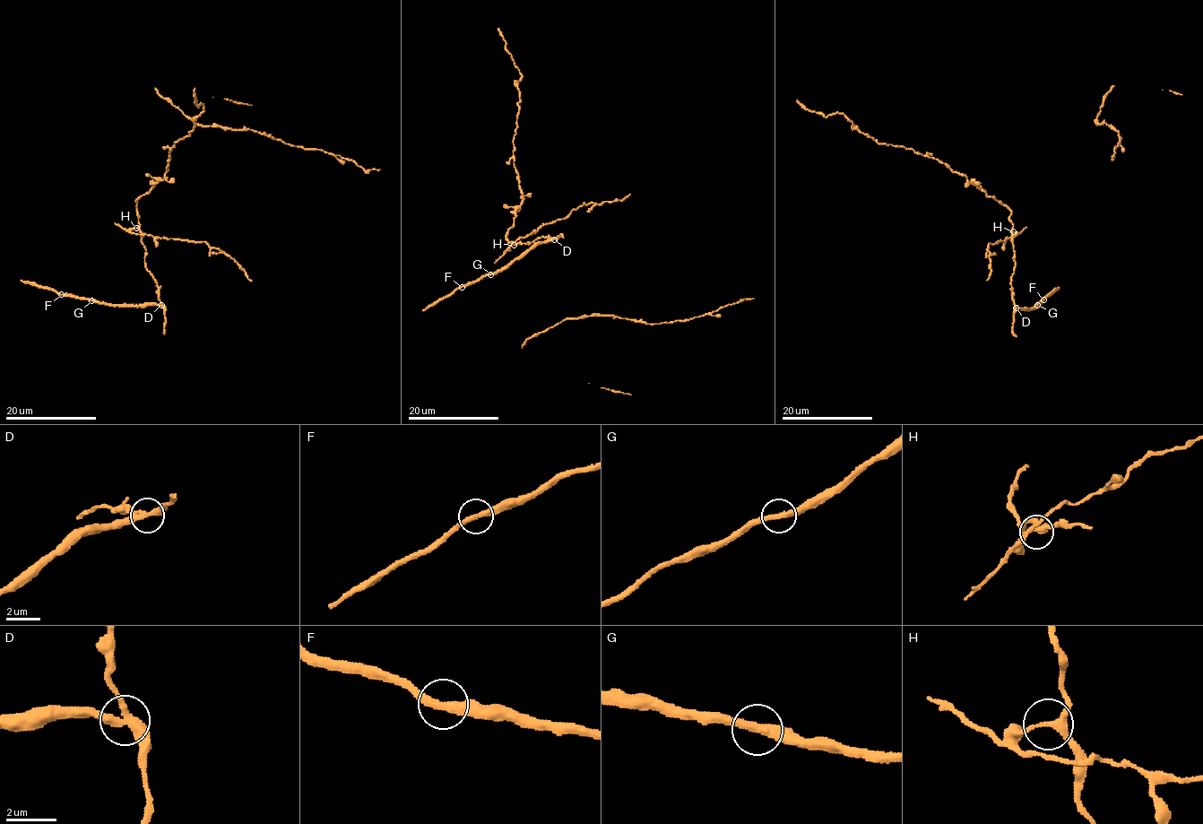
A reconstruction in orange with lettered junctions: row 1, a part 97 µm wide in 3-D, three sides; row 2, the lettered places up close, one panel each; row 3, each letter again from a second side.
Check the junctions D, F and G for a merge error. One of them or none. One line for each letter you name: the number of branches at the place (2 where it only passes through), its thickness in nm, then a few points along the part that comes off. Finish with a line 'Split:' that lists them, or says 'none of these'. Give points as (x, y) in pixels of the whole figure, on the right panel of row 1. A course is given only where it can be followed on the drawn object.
D: 3 | 320 nm | (1016, 307), (1010, 277), (1013, 223), (1005, 205), (935, 159), (877, 143), (840, 113), (826, 117), (797, 99)
Split: D

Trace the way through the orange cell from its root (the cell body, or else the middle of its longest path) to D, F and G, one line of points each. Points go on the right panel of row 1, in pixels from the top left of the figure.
D: (995, 197), (1011, 212), (1009, 221), (1013, 226), (1015, 258), (1010, 282), (1016, 307)
F: (995, 197), (1011, 212), (1009, 221), (1013, 226), (1015, 258), (1010, 282), (1015, 308), (1031, 310), (1043, 299)
G: (995, 197), (1011, 212), (1009, 221), (1013, 226), (1015, 258), (1010, 282), (1015, 308), (1031, 310), (1037, 305)

